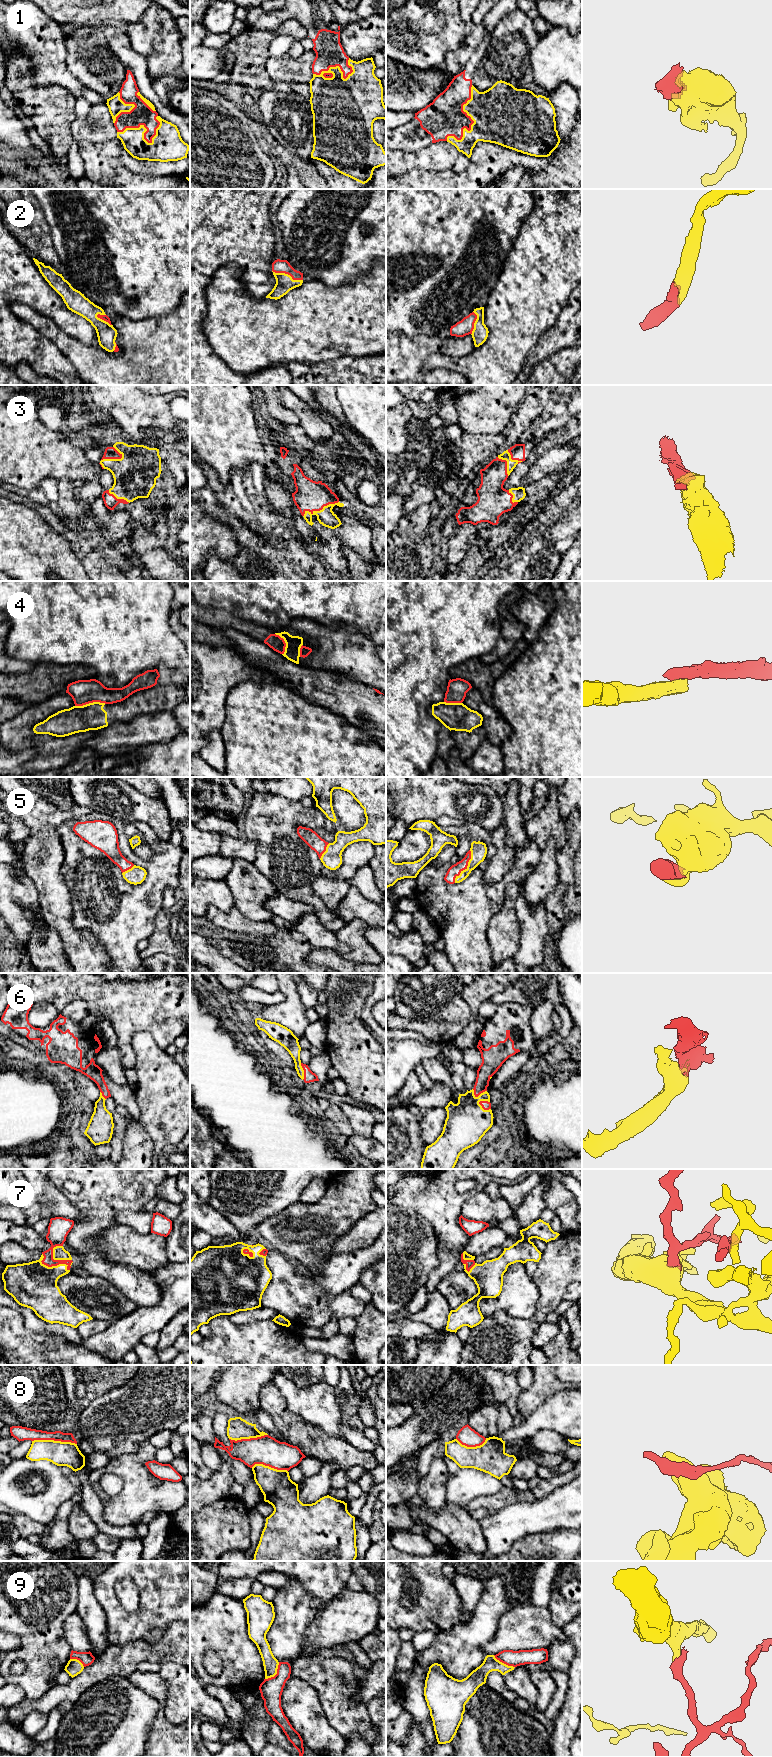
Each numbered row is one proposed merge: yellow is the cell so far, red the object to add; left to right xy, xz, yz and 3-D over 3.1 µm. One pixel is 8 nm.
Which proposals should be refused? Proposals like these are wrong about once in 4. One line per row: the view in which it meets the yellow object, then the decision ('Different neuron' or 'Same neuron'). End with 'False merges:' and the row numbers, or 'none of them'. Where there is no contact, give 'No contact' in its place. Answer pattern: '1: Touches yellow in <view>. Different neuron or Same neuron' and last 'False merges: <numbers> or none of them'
1: Touches yellow in xz. Same neuron
2: Touches yellow in xz. Same neuron
3: Touches yellow in xz. Same neuron
4: Touches yellow in xy. Different neuron
5: Touches yellow in yz. Same neuron
6: Touches yellow in yz. Same neuron
7: Touches yellow in xy. Same neuron
8: Touches yellow in xy. Different neuron
9: Touches yellow in xz. Different neuron
False merges: 4, 8, 9

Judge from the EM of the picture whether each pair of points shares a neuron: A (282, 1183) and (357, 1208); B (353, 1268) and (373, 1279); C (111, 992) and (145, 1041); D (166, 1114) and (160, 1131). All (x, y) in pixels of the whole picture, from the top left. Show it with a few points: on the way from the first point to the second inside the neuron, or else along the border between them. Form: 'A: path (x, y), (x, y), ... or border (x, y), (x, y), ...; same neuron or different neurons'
A: border (298, 1201), (290, 1204), (278, 1214); different neurons
B: border (375, 1261), (361, 1273), (358, 1282); different neurons
C: border (131, 1037), (139, 1032), (147, 1032), (158, 1046); different neurons
D: path (166, 1118), (164, 1127); same neuron

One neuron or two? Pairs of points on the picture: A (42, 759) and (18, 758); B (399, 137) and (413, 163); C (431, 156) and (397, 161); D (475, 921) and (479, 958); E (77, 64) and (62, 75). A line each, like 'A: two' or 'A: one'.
A: two
B: two
C: one
D: one
E: two

